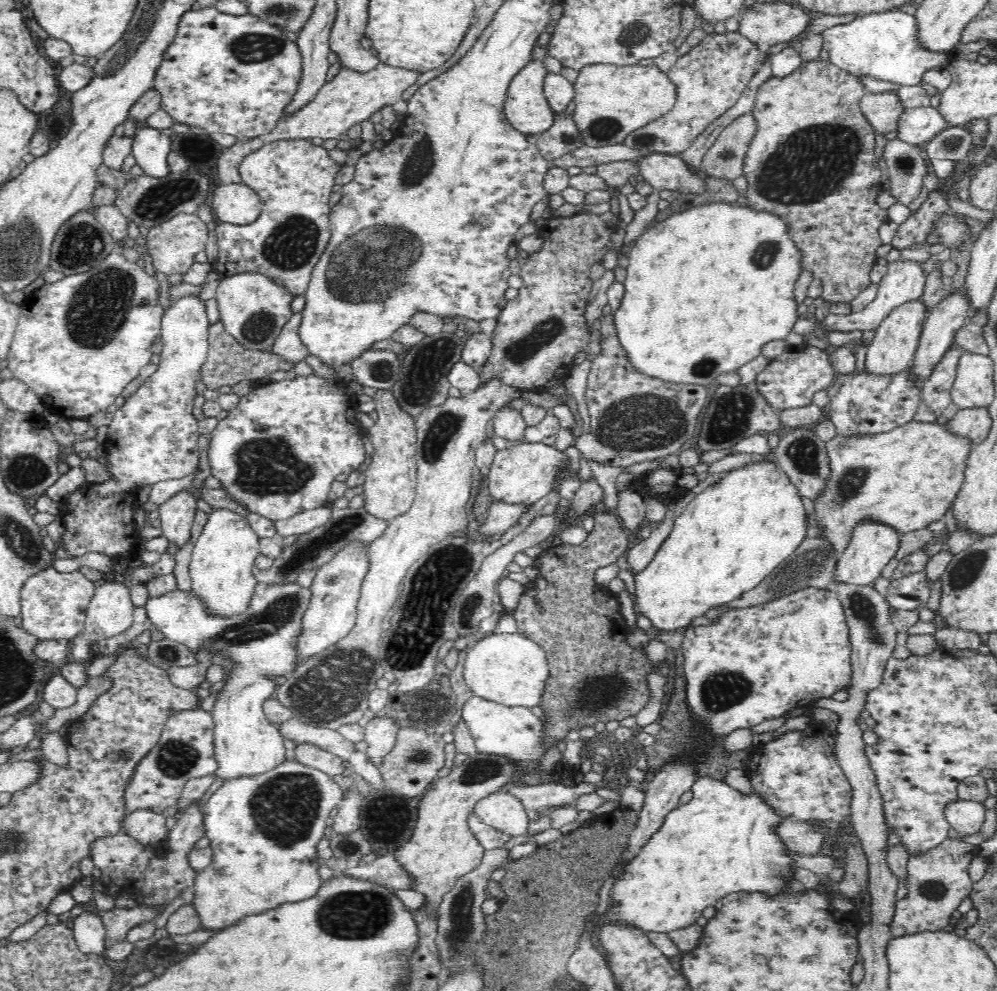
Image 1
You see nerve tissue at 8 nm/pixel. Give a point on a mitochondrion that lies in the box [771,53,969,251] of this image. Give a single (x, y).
(954, 143)

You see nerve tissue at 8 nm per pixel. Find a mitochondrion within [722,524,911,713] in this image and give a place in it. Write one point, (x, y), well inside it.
(811, 565)

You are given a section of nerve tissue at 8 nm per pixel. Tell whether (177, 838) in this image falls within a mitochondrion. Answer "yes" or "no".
no

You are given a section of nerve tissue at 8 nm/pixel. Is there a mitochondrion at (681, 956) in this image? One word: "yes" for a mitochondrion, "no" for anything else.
no

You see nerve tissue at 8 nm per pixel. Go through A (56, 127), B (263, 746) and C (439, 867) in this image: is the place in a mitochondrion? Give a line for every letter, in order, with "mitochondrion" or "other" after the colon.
A: other
B: other
C: other

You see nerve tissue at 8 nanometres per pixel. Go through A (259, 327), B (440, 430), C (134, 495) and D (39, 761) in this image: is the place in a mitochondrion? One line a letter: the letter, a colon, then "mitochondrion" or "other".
A: mitochondrion
B: mitochondrion
C: other
D: other

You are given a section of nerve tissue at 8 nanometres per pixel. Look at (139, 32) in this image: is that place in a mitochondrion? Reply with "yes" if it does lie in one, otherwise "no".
yes

